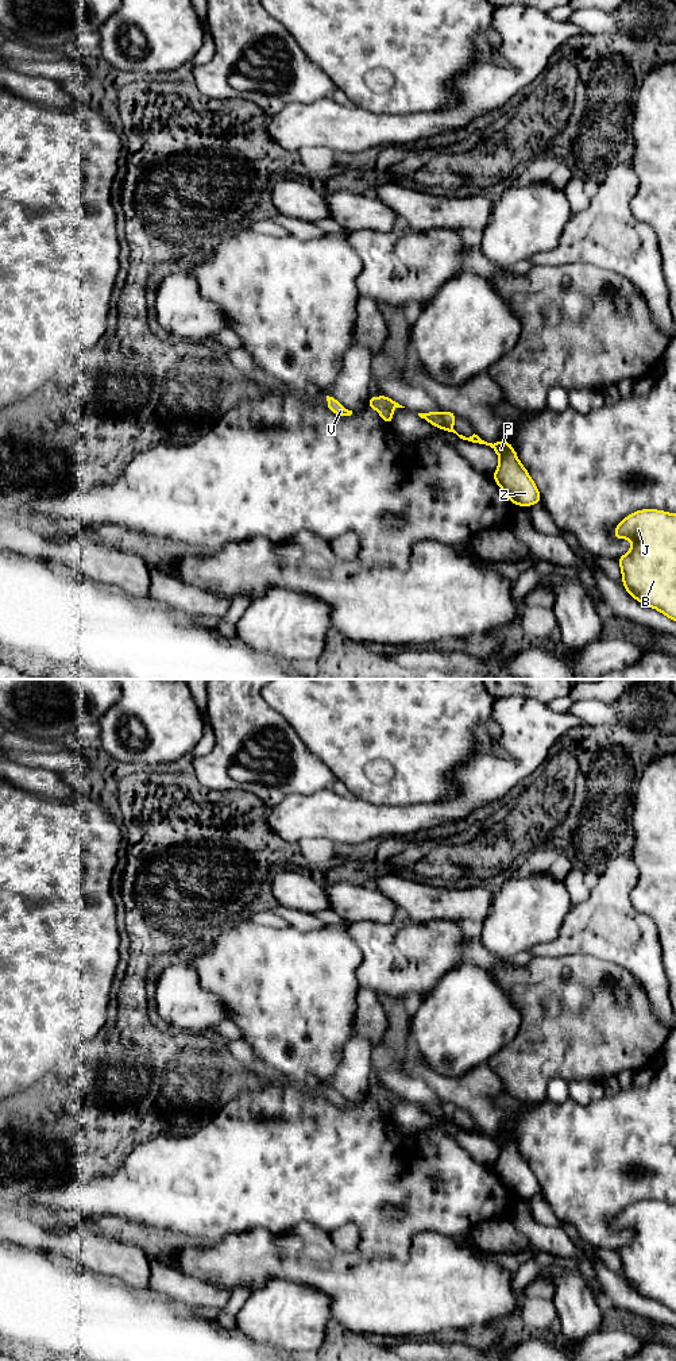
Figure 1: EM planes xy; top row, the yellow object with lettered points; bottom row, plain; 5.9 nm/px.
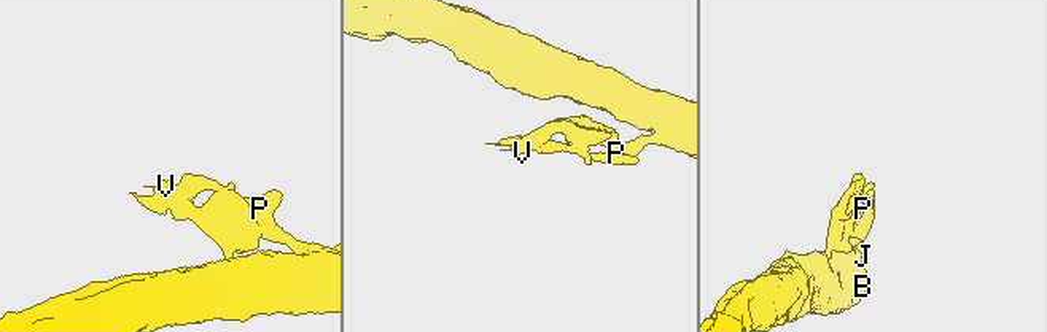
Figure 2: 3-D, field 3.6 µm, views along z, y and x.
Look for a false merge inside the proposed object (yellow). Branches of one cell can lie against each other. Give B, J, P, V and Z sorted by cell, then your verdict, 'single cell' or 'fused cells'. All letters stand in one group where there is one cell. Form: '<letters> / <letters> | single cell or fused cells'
B J P Z / V | fused cells

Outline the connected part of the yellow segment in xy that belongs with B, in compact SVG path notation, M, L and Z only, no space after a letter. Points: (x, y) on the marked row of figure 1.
M641 509L630 513L614 528L614 537L617 540L626 537L633 544L627 554L617 559L622 571L623 587L629 595L676 621L676 514L656 509Z

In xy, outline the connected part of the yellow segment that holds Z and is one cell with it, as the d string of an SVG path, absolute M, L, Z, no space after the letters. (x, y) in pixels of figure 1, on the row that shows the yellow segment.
M439 412L418 413L418 416L440 429L456 433L463 440L490 446L499 455L499 464L492 479L514 505L532 506L541 502L540 491L528 470L521 464L511 443L499 440L492 444L475 433L470 437L459 435L453 428L444 424Z

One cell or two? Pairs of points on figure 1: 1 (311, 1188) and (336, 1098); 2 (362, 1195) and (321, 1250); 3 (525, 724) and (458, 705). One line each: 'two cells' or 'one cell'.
1: two cells
2: two cells
3: two cells

